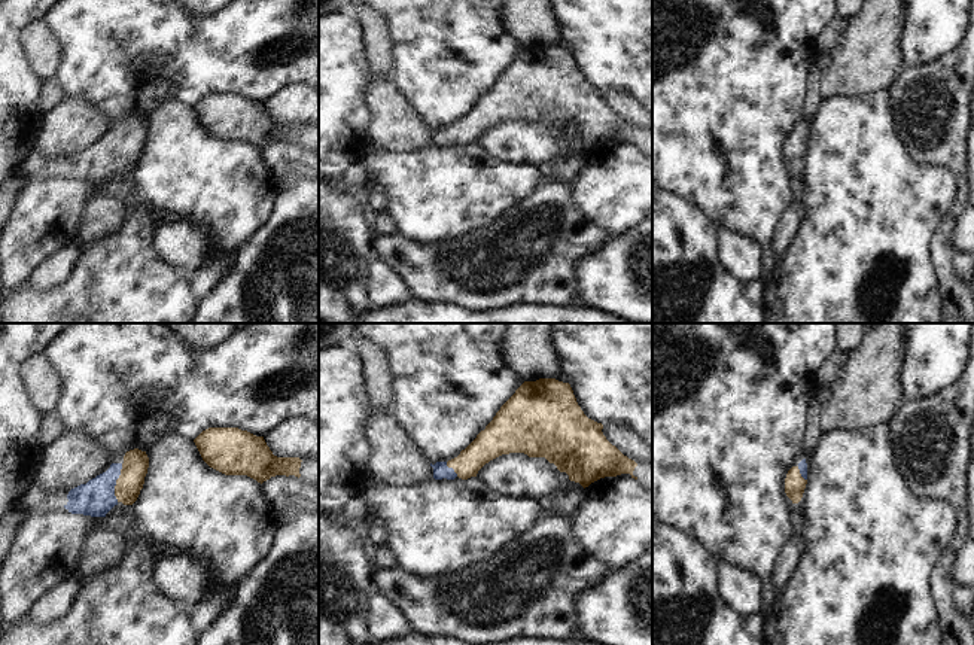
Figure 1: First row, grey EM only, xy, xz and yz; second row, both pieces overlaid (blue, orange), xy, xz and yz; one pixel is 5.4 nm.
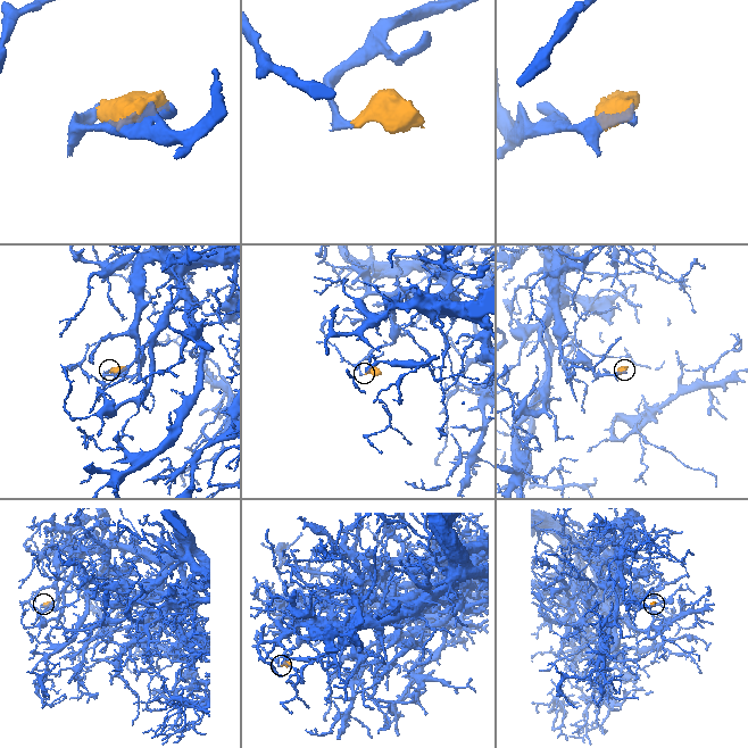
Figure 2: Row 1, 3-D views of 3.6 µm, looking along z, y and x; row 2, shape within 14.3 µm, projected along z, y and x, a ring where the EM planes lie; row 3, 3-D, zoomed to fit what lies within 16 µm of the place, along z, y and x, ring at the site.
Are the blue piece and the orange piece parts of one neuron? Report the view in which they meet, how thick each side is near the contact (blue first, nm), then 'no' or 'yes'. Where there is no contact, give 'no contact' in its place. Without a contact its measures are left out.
meets blue in xy; 200 nm thick on the blue side, 140 nm on the other; yes

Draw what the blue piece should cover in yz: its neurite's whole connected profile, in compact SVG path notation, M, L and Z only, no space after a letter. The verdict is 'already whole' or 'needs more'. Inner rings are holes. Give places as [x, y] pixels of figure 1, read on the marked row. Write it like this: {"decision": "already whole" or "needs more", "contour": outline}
{"decision": "needs more", "contour": "M803 459L797 466L792 466L785 478L785 493L792 501L798 503L803 498L807 484L807 463Z"}

